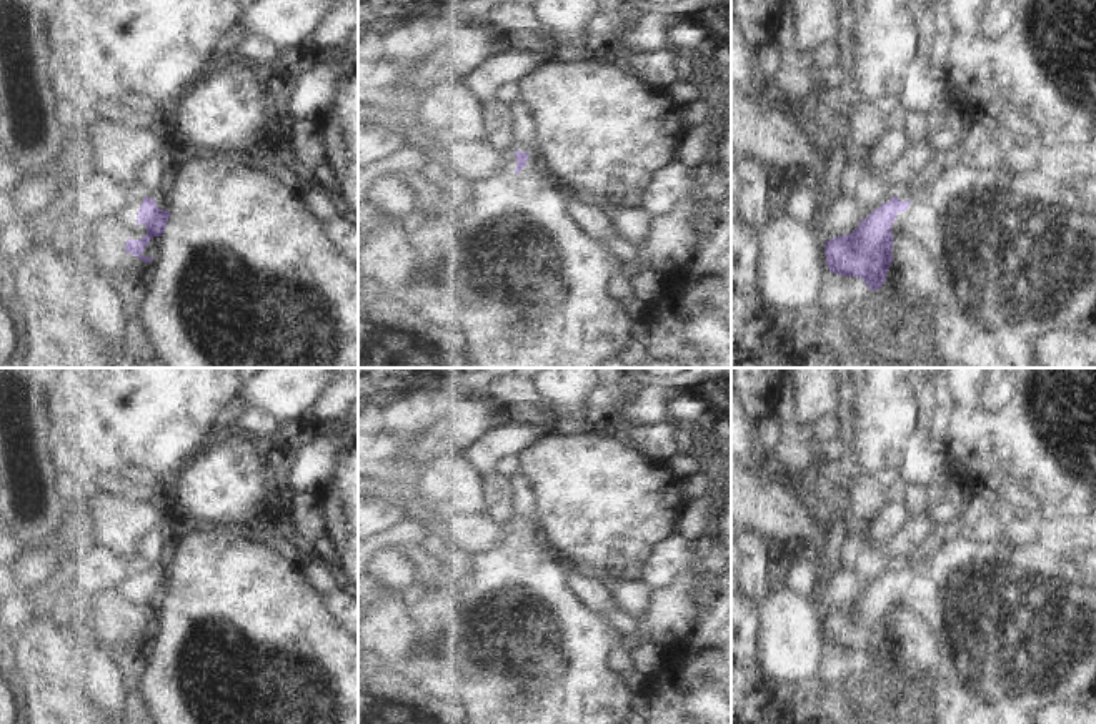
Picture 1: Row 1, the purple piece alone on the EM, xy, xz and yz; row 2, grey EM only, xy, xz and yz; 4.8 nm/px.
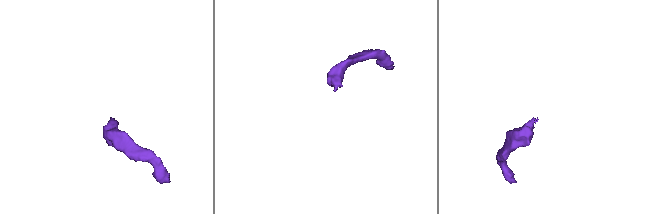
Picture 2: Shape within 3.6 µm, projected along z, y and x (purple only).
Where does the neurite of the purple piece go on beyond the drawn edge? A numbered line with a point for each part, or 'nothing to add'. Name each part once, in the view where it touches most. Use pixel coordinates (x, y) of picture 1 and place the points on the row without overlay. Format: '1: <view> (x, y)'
1: xy (94, 668)

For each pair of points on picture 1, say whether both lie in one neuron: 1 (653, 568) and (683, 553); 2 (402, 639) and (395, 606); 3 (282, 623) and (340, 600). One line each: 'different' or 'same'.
1: same
2: same
3: different

